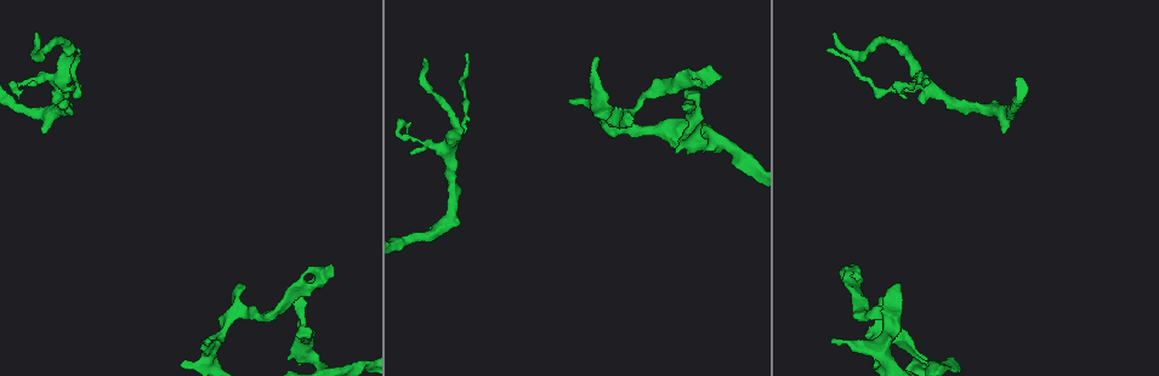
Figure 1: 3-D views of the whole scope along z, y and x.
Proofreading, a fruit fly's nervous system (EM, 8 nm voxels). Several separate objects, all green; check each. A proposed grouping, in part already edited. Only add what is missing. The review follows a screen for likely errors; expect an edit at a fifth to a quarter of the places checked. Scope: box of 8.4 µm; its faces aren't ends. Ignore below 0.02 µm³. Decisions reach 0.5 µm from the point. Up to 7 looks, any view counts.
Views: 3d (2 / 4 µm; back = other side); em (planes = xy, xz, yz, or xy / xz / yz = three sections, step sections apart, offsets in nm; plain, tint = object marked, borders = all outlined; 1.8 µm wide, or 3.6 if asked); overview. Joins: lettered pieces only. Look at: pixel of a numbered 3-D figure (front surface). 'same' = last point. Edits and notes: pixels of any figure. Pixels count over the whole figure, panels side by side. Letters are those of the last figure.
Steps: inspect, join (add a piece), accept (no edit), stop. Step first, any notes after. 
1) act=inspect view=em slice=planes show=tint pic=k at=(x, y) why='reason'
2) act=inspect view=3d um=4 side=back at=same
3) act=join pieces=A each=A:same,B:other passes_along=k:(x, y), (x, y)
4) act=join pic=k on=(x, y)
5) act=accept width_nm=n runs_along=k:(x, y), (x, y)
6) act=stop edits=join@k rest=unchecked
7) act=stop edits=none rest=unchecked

act=inspect view=3d um=4 pic=1 at=(854, 265) why='an open end'

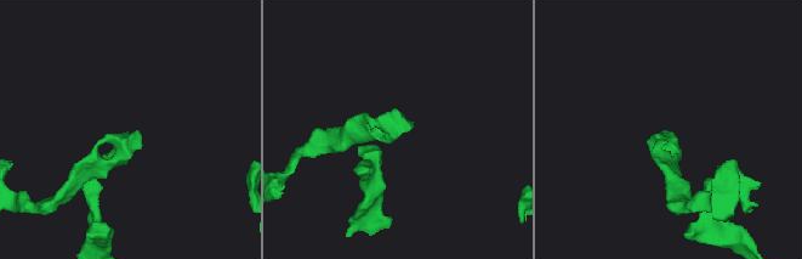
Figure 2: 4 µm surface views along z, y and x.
act=inspect view=em um=3.6 slice=planes show=borders pic=2 at=(410, 127) why='need the tissue'

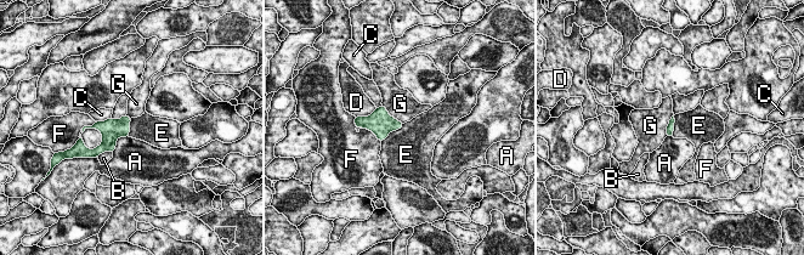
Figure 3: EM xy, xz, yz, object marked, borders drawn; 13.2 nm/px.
act=accept each=A:other,B:other,C:other,D:other,E:other,F:other,G:other border=3:(403, 124), (381, 141) found='none of them fits'

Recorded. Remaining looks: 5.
act=inspect view=em slice=planes show=tint pic=1 at=(210, 342) why='an open end'

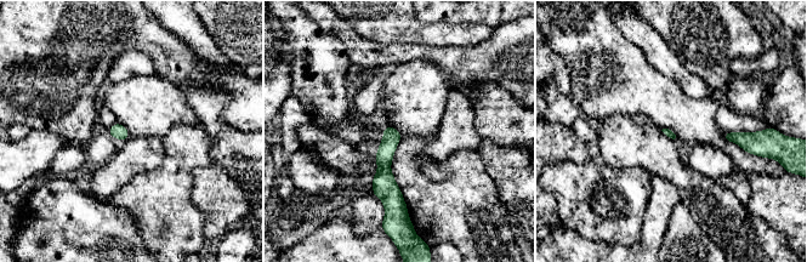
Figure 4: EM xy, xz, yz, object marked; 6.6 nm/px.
act=inspect view=em slice=planes show=borders at=same why='what lies round it'

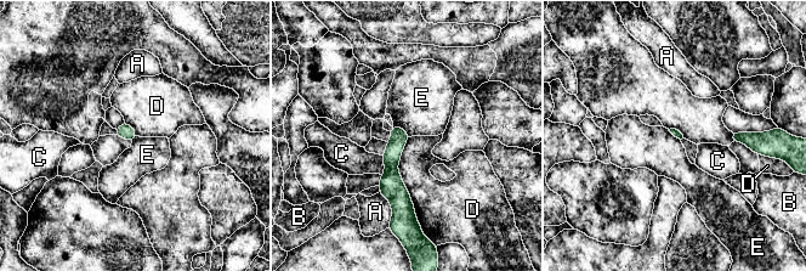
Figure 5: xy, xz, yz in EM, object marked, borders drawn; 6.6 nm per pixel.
act=accept each=A:other,B:other,C:other,D:other,E:other border=5:(393, 125), (401, 126), (409, 136) found='no lettered piece goes on from it'

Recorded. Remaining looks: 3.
act=inspect view=3d um=4 pic=1 at=(634, 122)

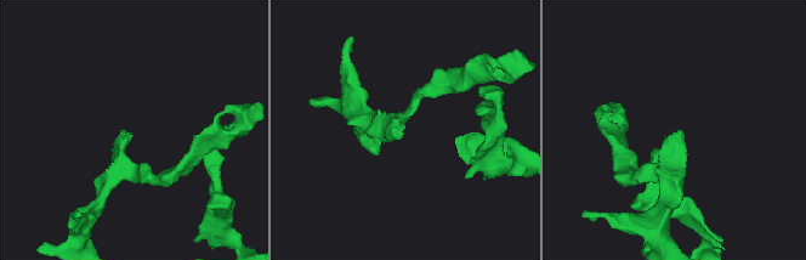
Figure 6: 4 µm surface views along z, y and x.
act=inspect view=em slice=xy step=8 show=tint pic=6 at=(127, 132) why='need the tissue'

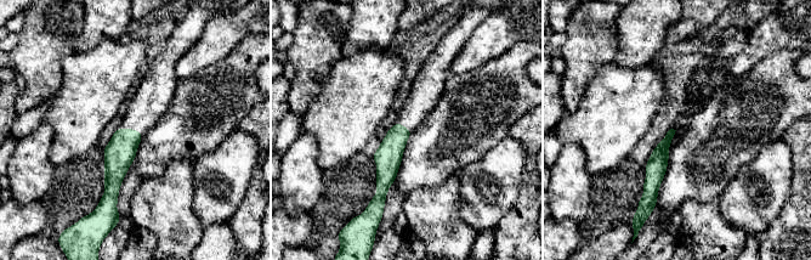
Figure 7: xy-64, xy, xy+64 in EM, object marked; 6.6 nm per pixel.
act=inspect view=em slice=xy step=8 show=borders at=same

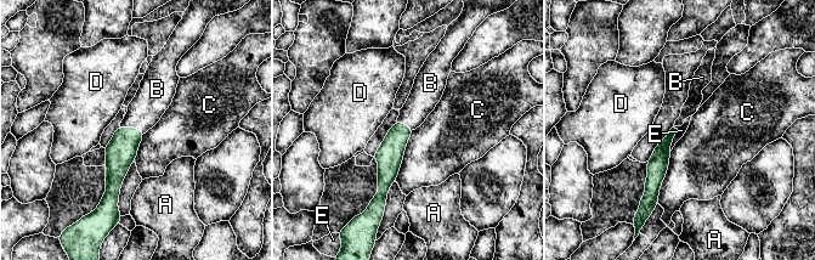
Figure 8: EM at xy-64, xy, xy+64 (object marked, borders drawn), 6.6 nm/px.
act=join pieces=B each=A:other,B:same,C:other,D:other,E:other passes_along=8:(120, 152), (132, 128), (153, 97) found='the neuron continues'

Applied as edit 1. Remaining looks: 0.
act=stop edits=join@8 rest=unchecked

